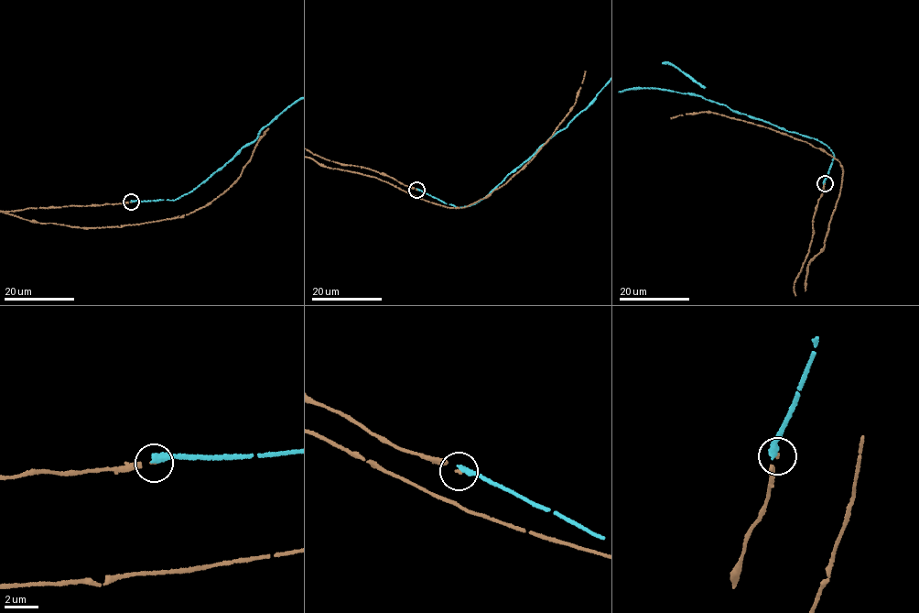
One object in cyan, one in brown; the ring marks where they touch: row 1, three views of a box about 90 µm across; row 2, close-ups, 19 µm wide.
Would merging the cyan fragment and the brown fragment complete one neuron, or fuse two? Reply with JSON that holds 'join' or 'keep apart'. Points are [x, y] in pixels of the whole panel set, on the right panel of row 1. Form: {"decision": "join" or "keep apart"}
{"decision": "keep apart"}

